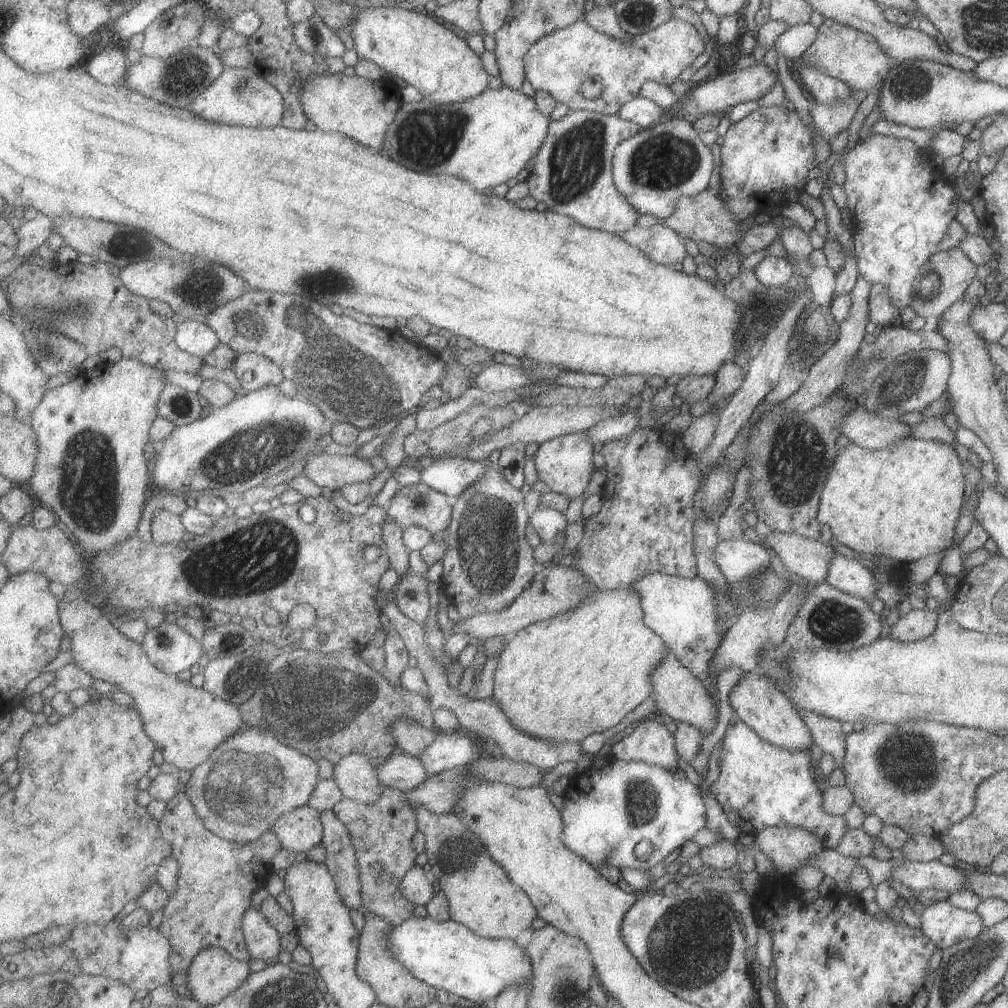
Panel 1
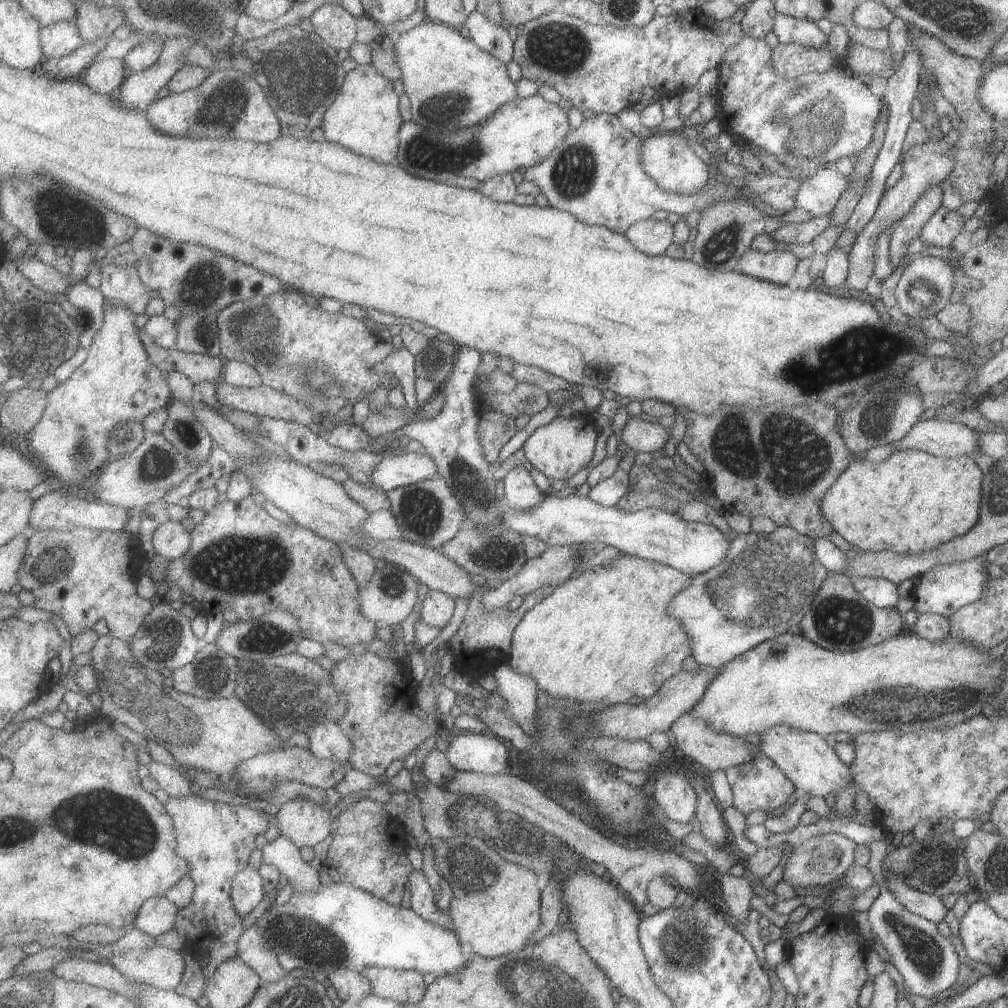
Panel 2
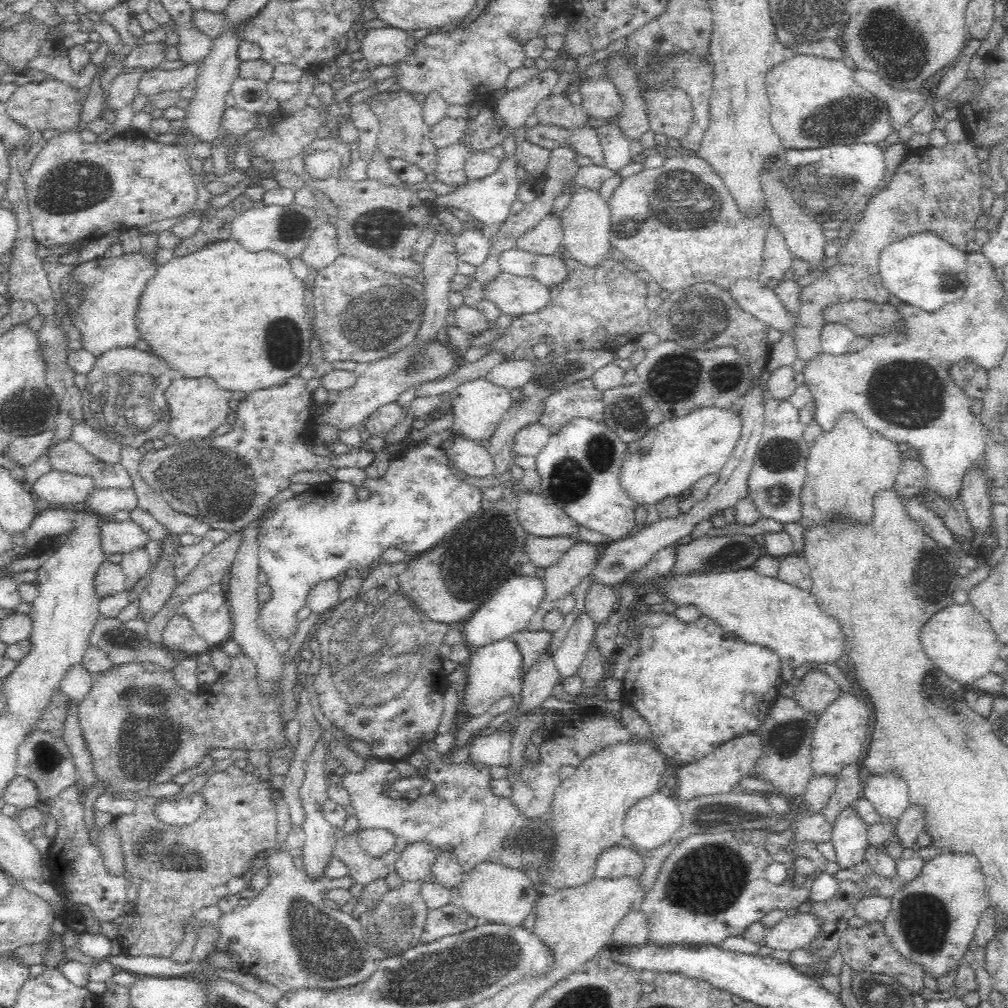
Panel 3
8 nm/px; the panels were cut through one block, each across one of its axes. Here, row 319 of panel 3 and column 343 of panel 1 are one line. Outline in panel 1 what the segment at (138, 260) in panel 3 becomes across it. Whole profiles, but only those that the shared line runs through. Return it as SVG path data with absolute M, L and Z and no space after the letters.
M339 73L309 76L301 88L301 102L309 120L318 129L350 136L373 149L383 148L389 126L395 122L403 100L402 88L388 76L372 80L358 75L349 77Z

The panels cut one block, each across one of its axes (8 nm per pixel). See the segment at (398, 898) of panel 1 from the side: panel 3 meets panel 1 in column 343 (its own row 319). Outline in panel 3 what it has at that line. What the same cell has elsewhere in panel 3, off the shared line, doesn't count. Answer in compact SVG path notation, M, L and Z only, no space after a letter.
M968 141L948 142L941 148L930 145L907 151L894 175L887 179L888 183L881 190L876 190L871 194L865 209L858 215L859 220L856 223L849 222L852 234L849 234L848 240L837 254L838 264L818 272L811 284L800 288L799 319L792 330L798 359L808 361L823 353L820 340L821 330L825 325L824 319L822 319L822 308L826 308L828 304L838 301L844 302L844 300L873 300L874 302L889 300L890 292L883 285L878 258L882 248L886 248L886 244L890 244L892 240L908 236L910 232L932 230L956 248L967 250L966 232L975 226L974 222L978 220L978 216L983 211L980 201L980 192L983 188L982 181L980 181L981 162L976 155L976 148Z

